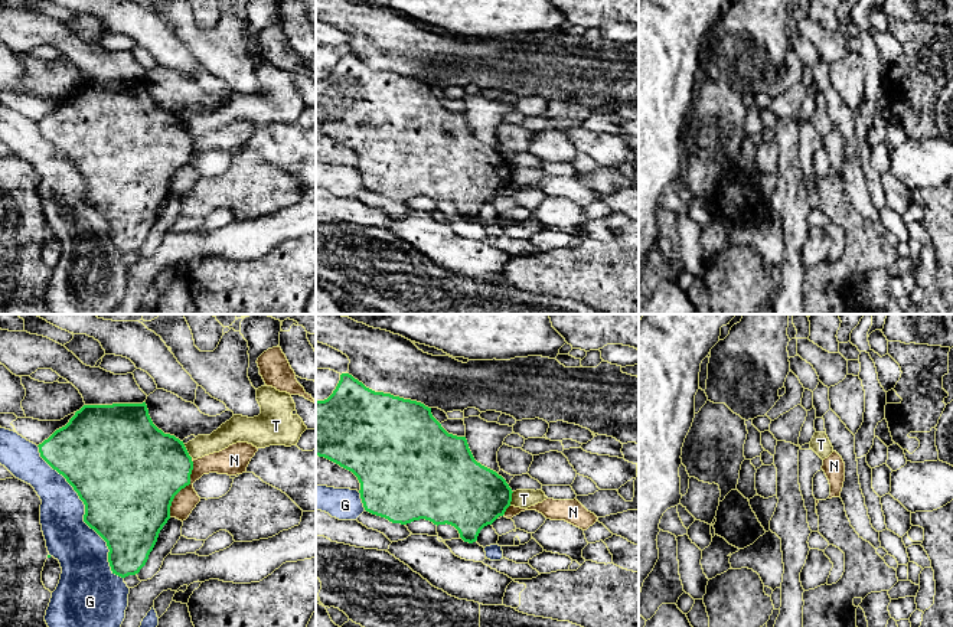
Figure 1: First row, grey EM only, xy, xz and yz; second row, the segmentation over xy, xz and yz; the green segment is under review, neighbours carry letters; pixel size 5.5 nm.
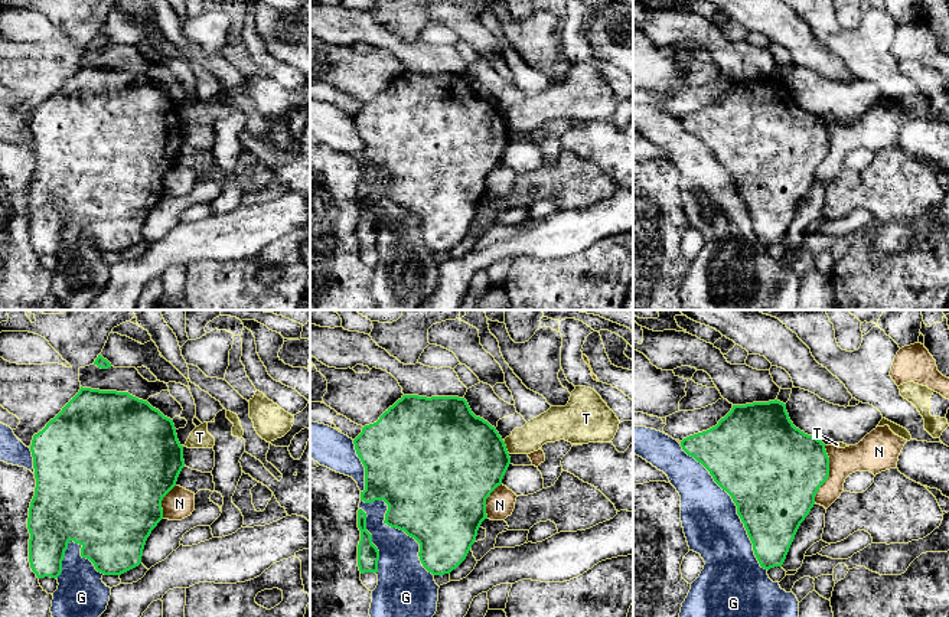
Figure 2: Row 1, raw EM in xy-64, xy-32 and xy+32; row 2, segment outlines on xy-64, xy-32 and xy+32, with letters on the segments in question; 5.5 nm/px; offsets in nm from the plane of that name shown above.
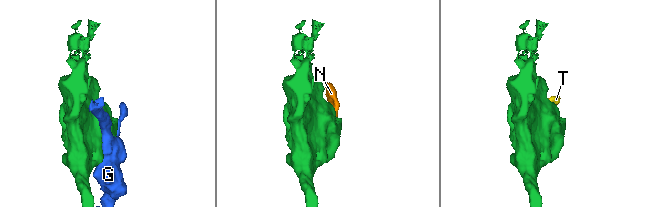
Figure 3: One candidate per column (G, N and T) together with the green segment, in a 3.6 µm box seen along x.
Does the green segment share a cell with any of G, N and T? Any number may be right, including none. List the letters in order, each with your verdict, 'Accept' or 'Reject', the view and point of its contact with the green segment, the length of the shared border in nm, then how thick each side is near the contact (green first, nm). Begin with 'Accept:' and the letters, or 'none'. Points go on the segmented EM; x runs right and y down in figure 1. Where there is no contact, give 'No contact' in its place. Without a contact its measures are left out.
Accept: none
G: Reject. Touches green at xy (85, 513). Shared border 900 nm. Thickness 480 nm (green) against 280 nm
N: Reject. Touches green at xy (183, 487). Shared border 360 nm. Thickness 460 nm (green) against 120 nm
T: Reject. Touches green at xy (186, 451). Shared border 90 nm. Thickness 440 nm (green) against 120 nm

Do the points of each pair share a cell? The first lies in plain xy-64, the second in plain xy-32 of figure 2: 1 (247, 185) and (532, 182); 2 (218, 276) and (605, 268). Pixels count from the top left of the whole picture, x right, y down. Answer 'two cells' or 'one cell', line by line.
1: one cell
2: one cell

